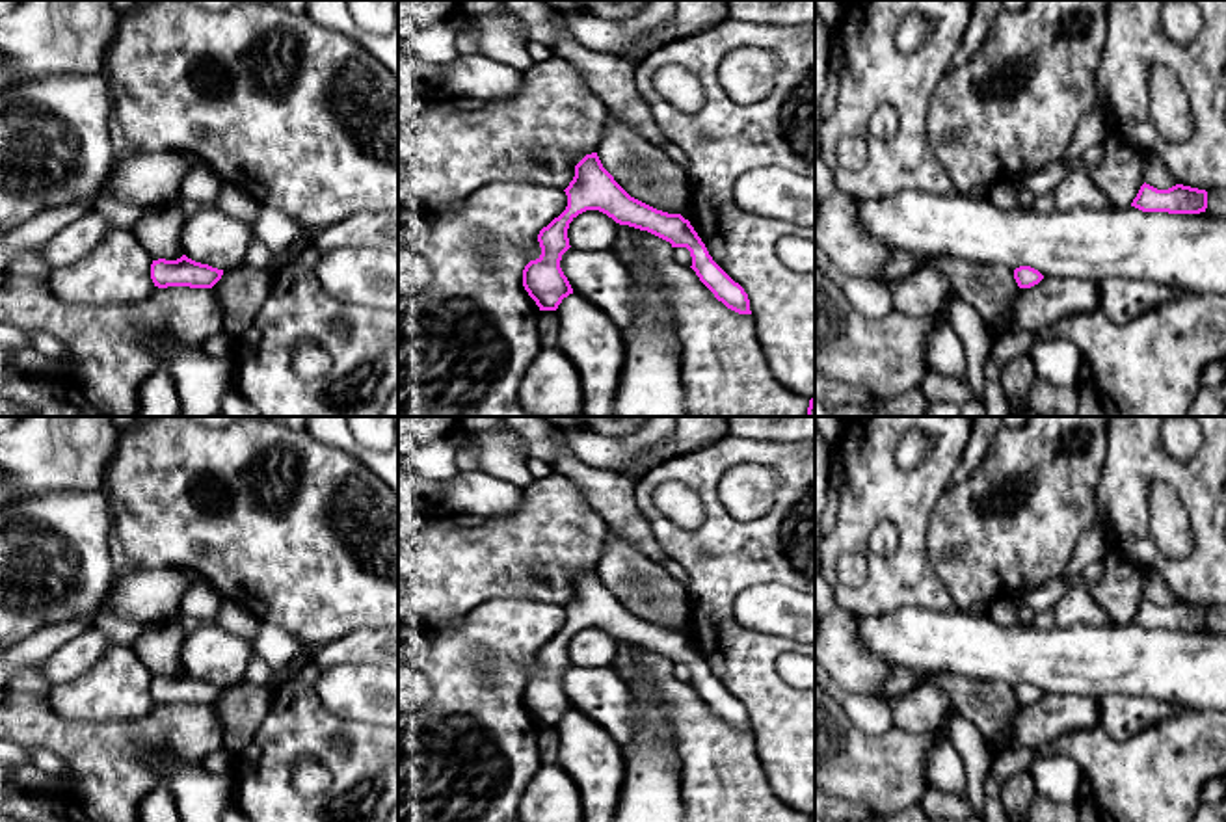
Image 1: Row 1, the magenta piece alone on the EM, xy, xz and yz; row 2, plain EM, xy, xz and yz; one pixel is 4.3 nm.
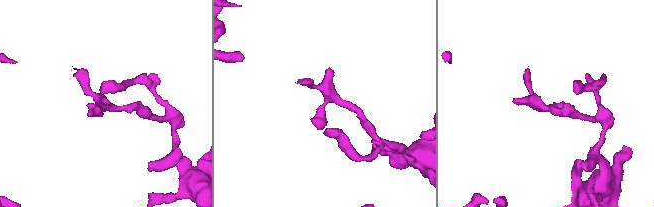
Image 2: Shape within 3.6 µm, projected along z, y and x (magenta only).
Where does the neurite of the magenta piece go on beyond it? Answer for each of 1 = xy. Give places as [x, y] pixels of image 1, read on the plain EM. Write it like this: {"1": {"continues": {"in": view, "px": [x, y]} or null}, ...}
{"1": {"continues": null}}

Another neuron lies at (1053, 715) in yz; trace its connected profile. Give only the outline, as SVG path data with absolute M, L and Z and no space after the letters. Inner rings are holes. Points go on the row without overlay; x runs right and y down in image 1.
M1044 694L1031 705L1021 705L1012 731L1001 740L988 740L993 761L1012 748L1038 748L1066 733L1092 729L1099 723L1096 697L1077 694Z

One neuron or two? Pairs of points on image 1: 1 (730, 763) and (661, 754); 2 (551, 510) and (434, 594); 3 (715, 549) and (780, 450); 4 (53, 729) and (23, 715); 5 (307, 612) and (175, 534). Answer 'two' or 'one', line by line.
1: two
2: one
3: one
4: one
5: one

